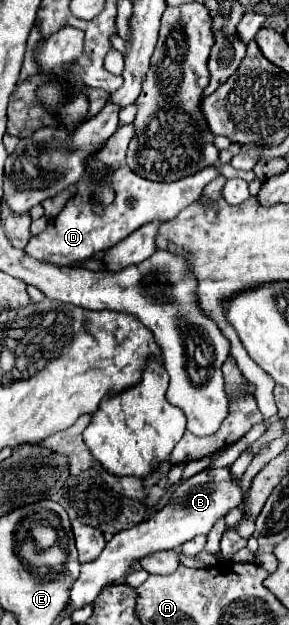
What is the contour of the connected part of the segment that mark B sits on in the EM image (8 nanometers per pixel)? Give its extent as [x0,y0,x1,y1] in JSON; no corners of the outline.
[70,469,242,609]

